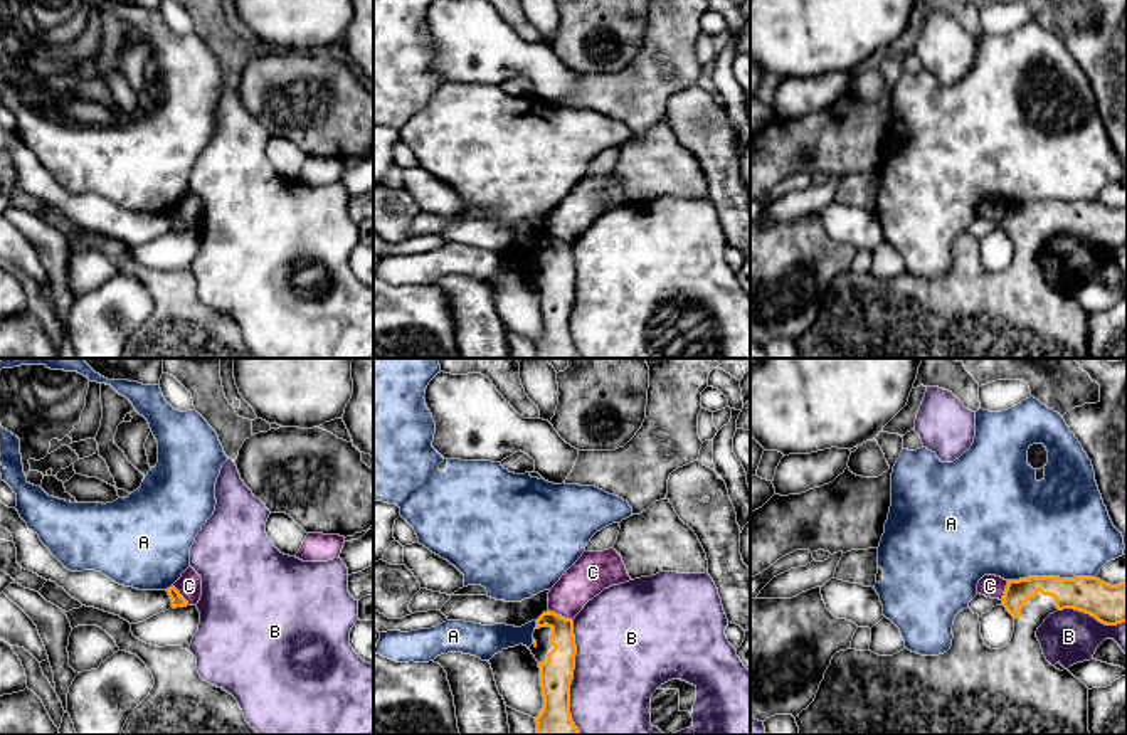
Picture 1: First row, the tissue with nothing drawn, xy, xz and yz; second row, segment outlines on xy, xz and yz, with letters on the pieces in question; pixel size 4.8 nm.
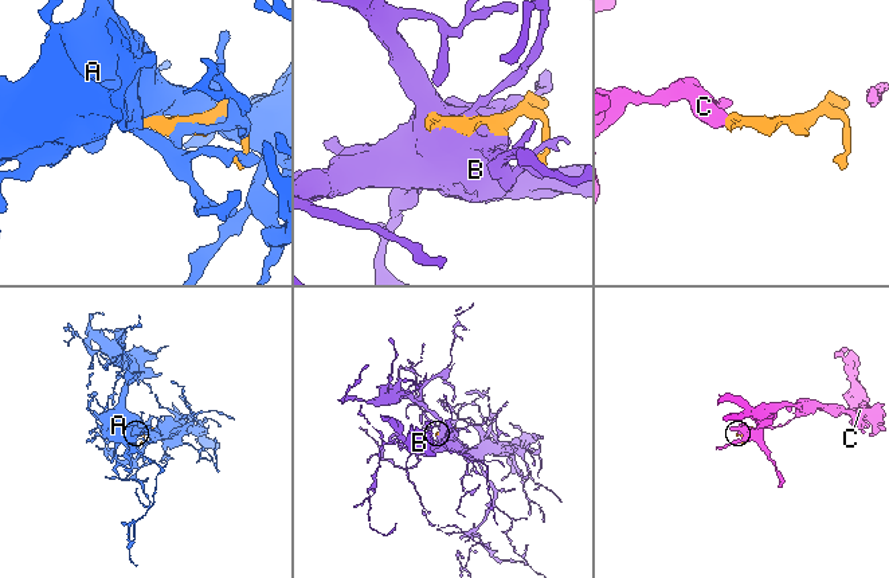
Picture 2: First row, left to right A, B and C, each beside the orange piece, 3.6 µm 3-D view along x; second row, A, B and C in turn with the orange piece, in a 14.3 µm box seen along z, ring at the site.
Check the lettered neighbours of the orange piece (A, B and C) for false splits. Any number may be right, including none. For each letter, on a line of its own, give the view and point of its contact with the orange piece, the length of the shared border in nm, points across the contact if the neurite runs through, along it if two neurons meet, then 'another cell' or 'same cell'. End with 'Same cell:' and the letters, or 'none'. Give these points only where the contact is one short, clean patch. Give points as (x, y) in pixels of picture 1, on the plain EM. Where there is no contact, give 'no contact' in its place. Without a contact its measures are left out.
A: yz (1052, 200) | 420 nm | another cell
B: xz (572, 301) | 550 nm | another cell
C: xz (560, 239) | 130 nm | along xz (549, 232), (572, 244) | another cell
Same cell: none

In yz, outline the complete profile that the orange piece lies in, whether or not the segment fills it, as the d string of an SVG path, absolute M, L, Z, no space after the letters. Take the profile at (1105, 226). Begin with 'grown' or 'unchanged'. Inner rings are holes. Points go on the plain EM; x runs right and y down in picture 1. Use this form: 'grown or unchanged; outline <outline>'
grown; outline M1028 200L1019 204L1008 204L1003 219L1003 229L1014 241L1014 256L1011 264L1001 272L991 272L984 267L984 262L981 259L979 239L967 230L955 239L952 249L952 269L944 278L922 279L908 274L907 271L893 279L878 279L871 274L856 274L851 271L836 276L824 296L824 303L819 308L814 325L796 340L799 358L1090 358L1088 311L1068 293L1060 294L1046 284L1041 267L1036 261L1036 254L1050 237L1063 232L1075 232L1090 237L1105 249L1117 249L1127 246L1127 207L1110 209L1097 200Z

